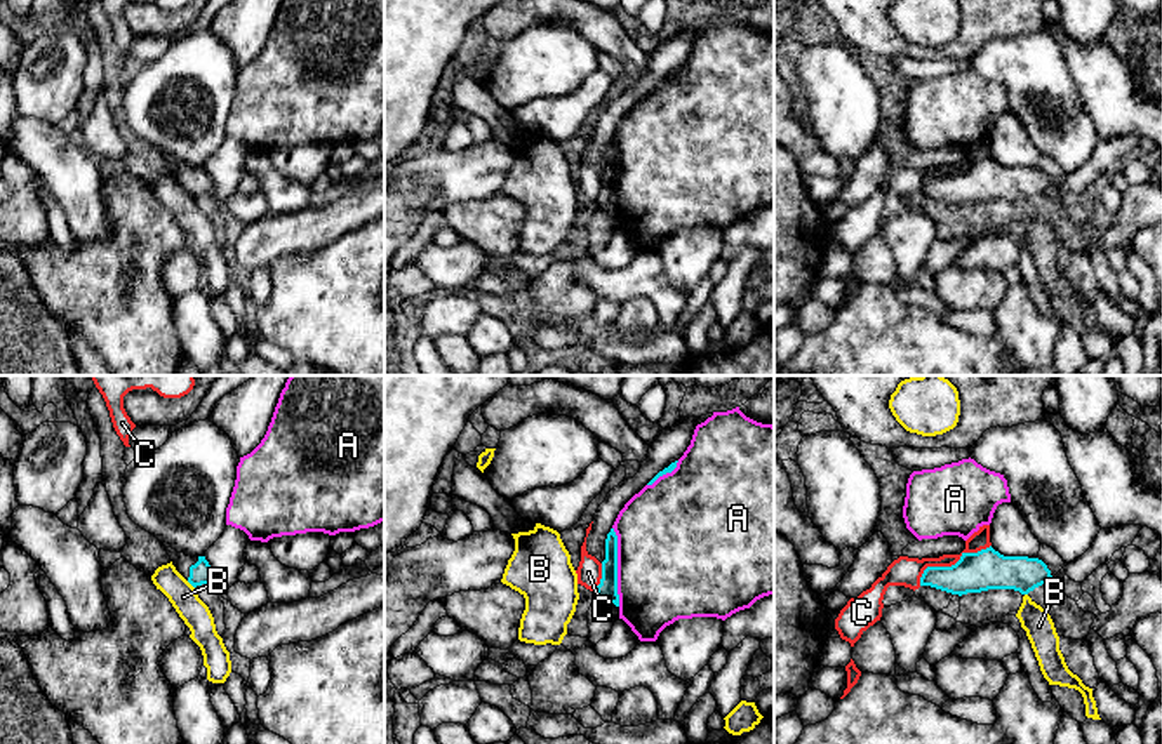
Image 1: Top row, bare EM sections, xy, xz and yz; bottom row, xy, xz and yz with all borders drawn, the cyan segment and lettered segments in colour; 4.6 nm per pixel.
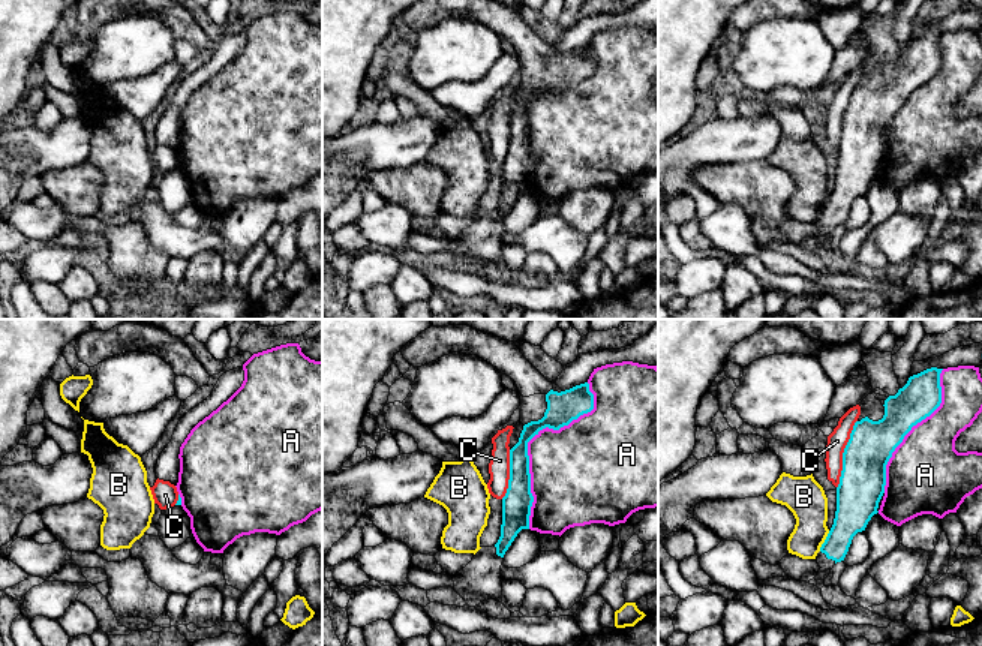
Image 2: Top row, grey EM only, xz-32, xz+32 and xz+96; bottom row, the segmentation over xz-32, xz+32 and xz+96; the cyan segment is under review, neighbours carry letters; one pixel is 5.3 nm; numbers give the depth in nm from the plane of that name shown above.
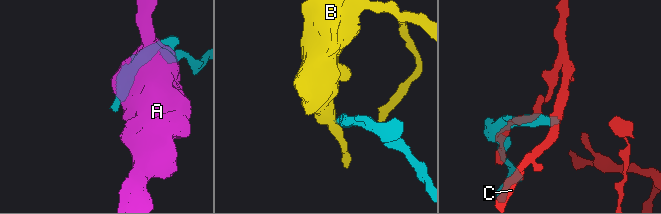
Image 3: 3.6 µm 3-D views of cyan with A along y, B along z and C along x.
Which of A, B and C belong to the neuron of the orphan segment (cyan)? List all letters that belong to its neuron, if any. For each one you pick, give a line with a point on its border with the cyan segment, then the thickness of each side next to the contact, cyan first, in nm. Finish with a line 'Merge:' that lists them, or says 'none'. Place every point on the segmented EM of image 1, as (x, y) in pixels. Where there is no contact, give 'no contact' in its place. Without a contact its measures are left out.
Merge: none

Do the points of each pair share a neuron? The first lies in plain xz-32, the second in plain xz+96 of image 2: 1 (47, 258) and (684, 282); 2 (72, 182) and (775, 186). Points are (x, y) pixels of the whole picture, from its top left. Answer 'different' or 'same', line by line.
1: same
2: same

